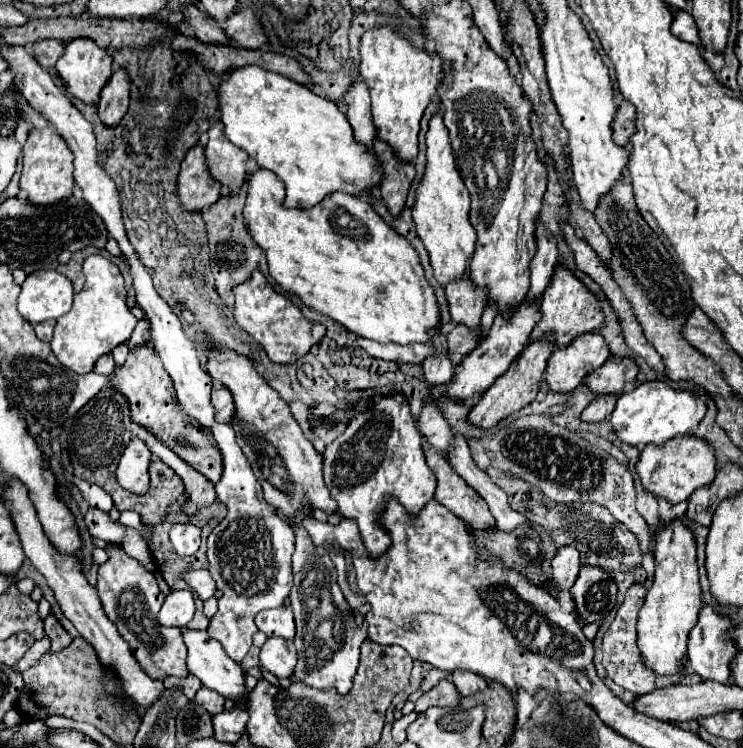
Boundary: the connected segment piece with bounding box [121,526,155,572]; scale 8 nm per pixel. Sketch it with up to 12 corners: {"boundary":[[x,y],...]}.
{"boundary":[[125,528],[123,552],[139,560],[149,572],[155,570],[155,560],[147,550],[145,540]]}

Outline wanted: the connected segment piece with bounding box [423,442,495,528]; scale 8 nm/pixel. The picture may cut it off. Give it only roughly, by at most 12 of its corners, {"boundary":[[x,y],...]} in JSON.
{"boundary":[[423,442],[435,500],[473,528],[495,526],[485,500]]}

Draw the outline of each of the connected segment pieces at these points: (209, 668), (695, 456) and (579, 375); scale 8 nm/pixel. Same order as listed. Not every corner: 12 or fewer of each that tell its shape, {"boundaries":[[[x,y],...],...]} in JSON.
{"boundaries":[[[185,630],[193,676],[231,700],[247,694],[243,668],[217,640]],[[703,438],[647,444],[637,472],[649,494],[677,504],[713,482]],[[599,332],[555,348],[545,380],[571,392],[609,356]]]}

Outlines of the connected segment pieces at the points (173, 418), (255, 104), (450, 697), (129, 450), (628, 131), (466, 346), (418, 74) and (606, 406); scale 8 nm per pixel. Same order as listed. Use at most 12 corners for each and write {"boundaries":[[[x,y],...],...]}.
{"boundaries":[[[147,342],[109,376],[143,424],[217,482],[213,436],[181,412],[173,382]],[[257,66],[219,86],[225,136],[287,208],[383,178],[335,102]],[[441,680],[415,702],[421,714],[431,706],[457,706],[453,682]],[[133,438],[117,466],[117,482],[135,494],[149,490],[149,448]],[[627,100],[619,104],[613,122],[613,140],[629,144],[635,132],[635,108]],[[455,326],[447,334],[449,352],[469,354],[481,340],[481,330]],[[391,26],[361,36],[377,136],[417,156],[443,60]],[[619,394],[597,396],[581,414],[585,422],[611,416]]]}

